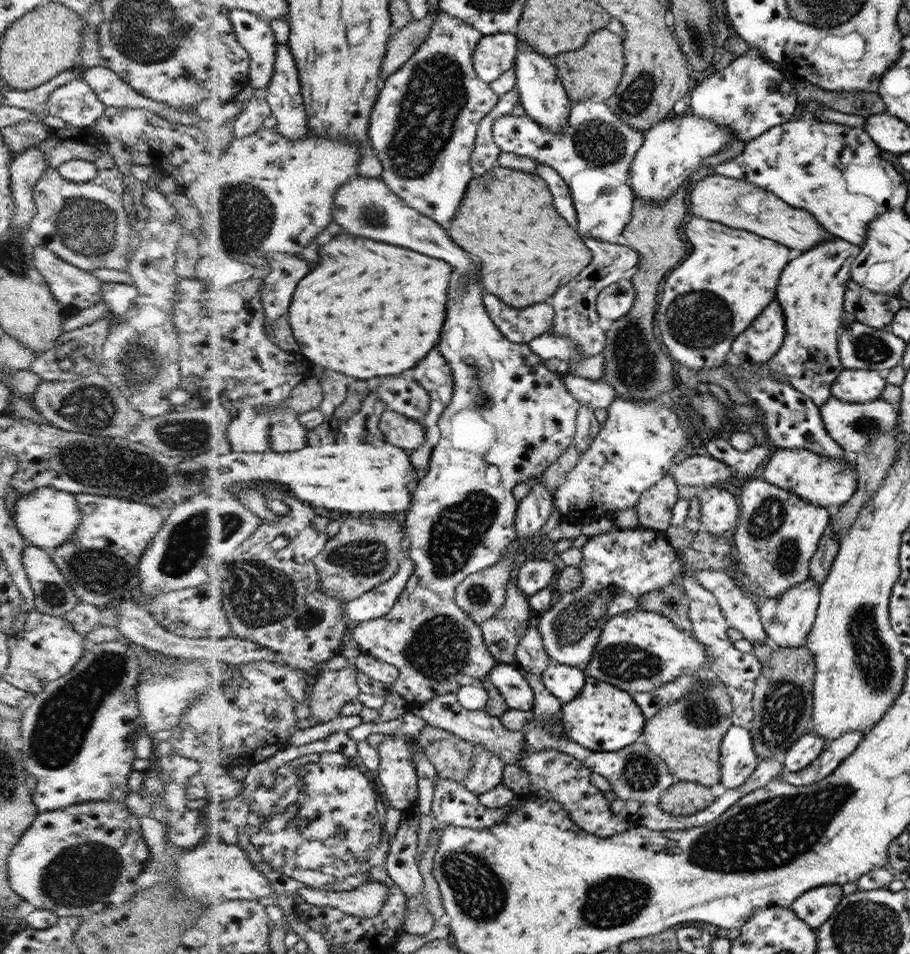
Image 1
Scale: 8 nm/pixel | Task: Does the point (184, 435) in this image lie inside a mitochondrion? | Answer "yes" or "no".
yes

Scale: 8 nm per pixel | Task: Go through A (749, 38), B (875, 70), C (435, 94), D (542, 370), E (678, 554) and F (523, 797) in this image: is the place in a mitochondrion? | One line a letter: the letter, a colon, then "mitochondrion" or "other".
A: other
B: other
C: mitochondrion
D: other
E: other
F: other

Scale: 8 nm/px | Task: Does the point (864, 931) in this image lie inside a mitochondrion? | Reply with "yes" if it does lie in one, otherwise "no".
yes

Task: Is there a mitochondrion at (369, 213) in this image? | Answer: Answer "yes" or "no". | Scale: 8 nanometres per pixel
yes

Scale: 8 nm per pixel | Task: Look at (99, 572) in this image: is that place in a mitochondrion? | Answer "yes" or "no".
yes

